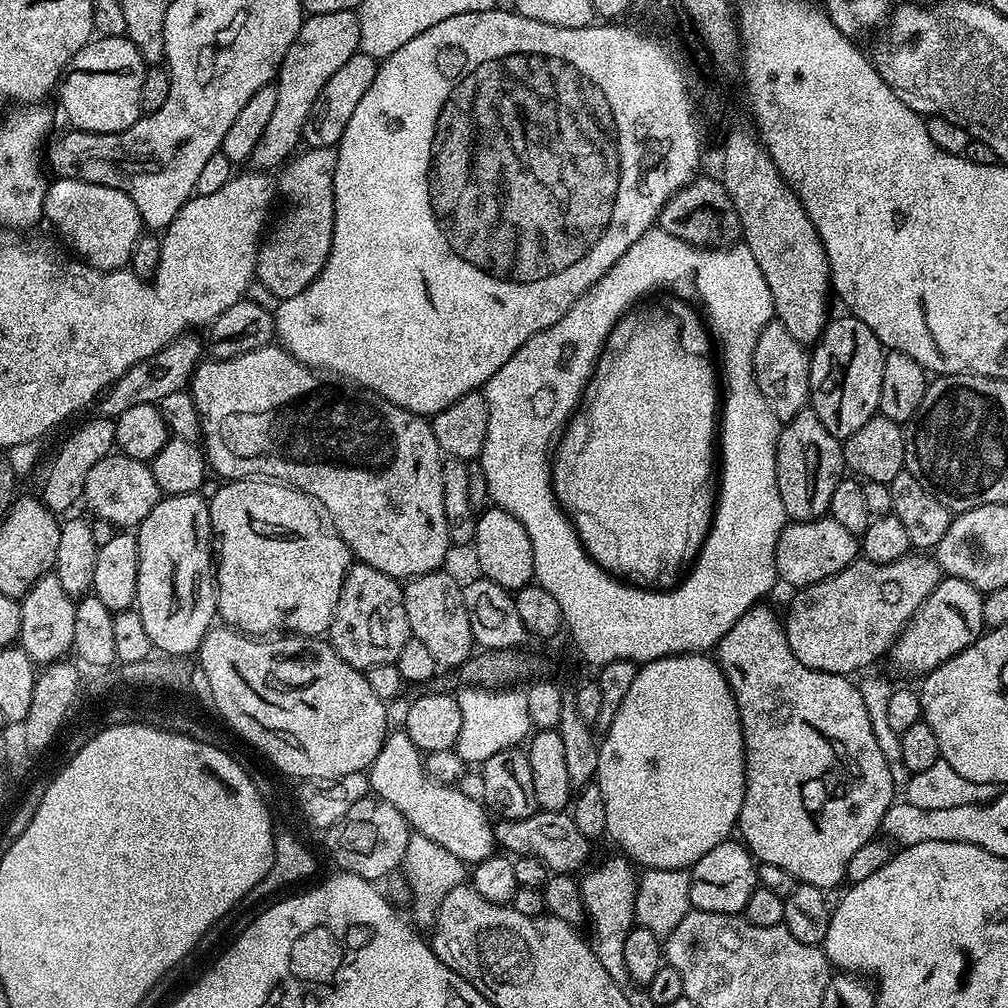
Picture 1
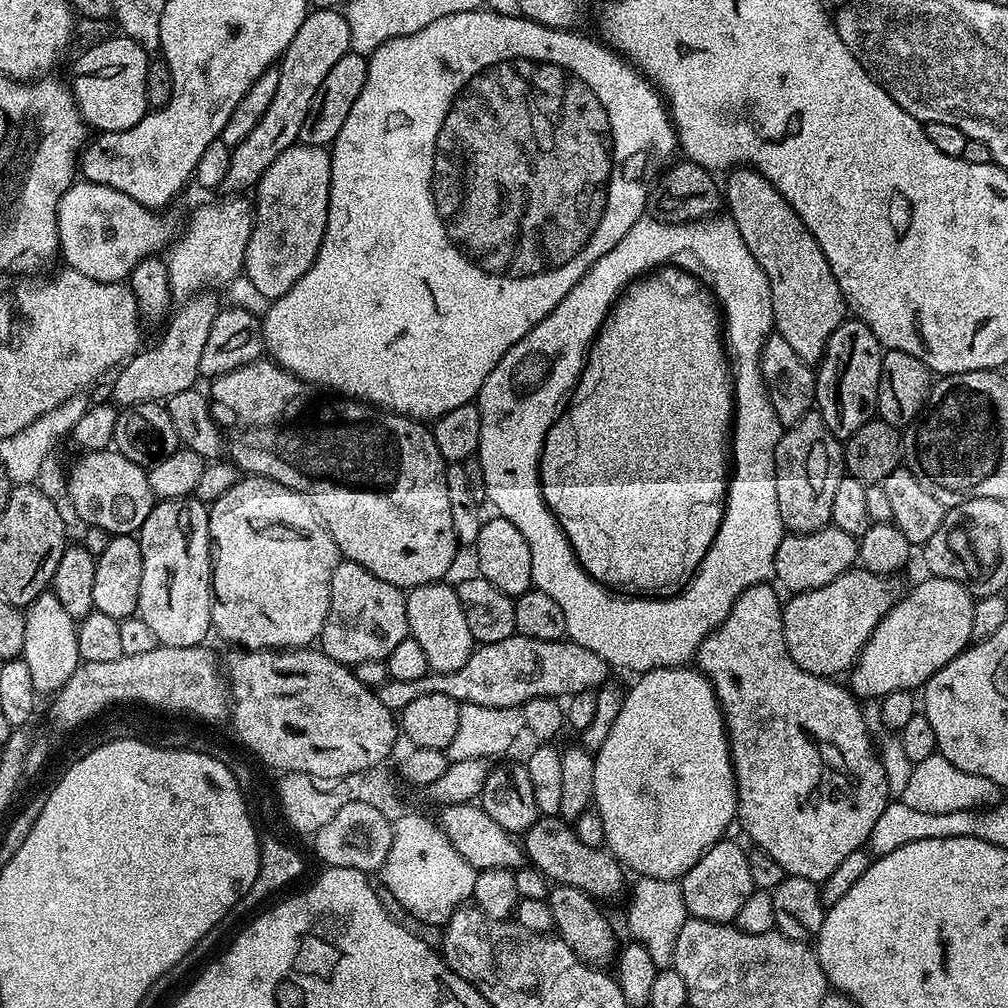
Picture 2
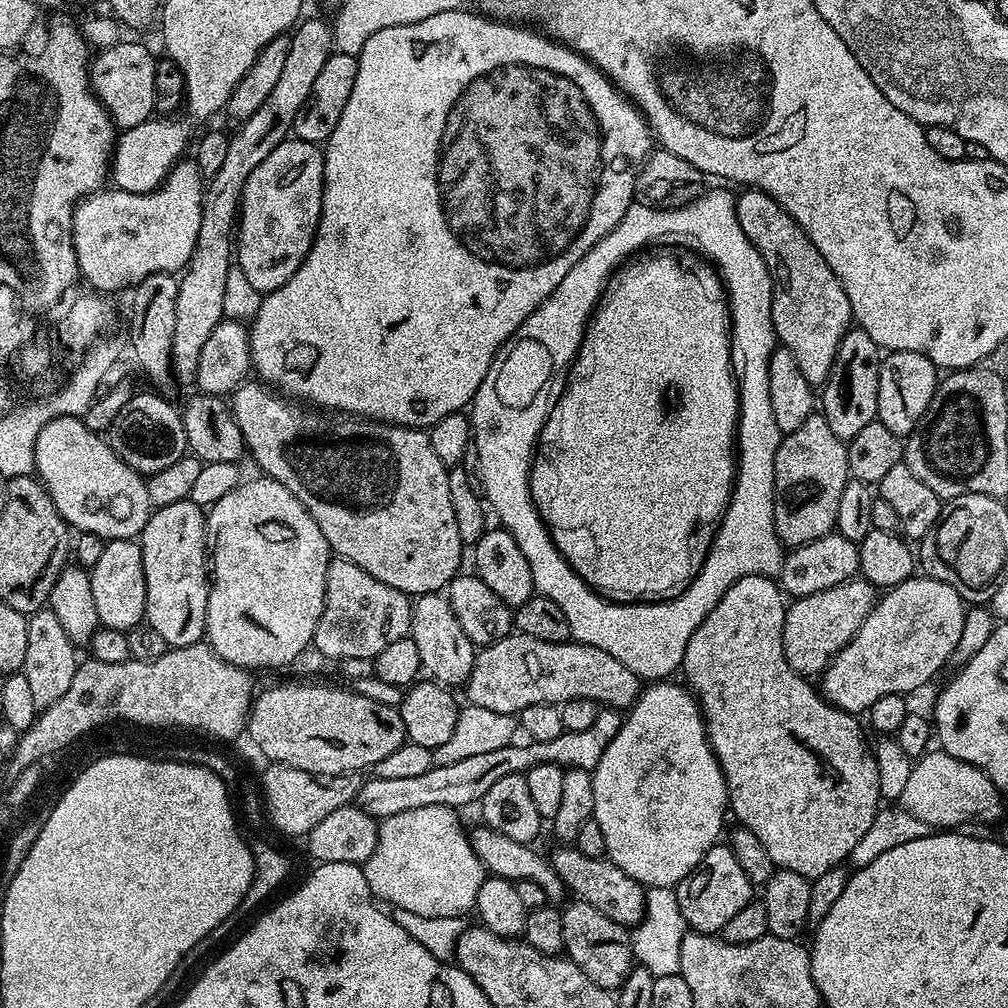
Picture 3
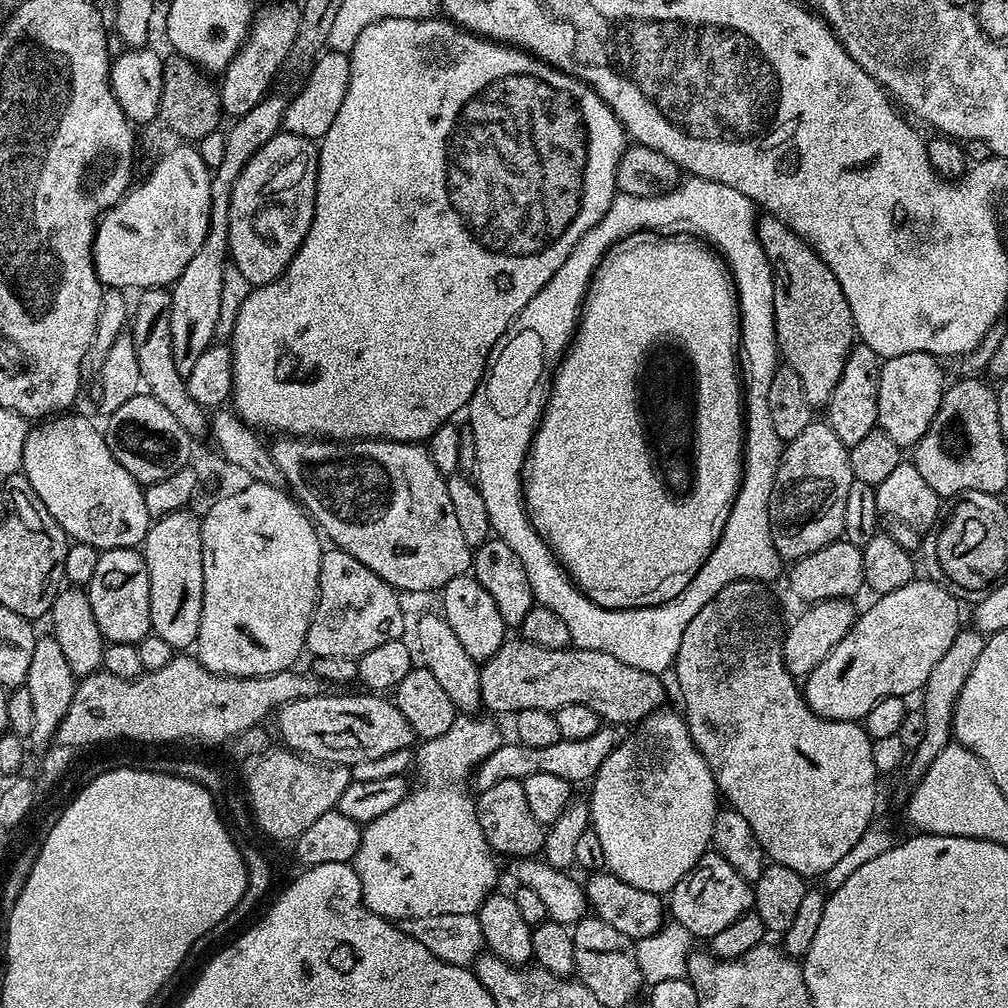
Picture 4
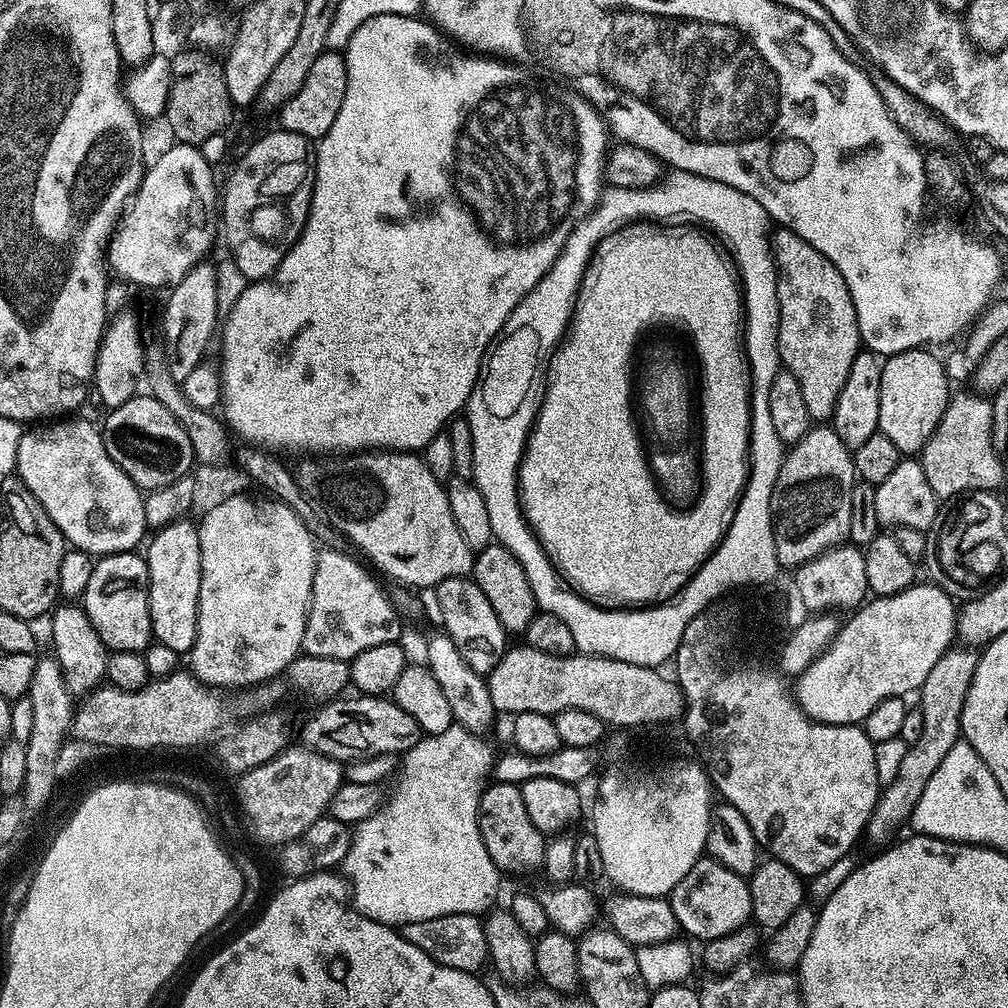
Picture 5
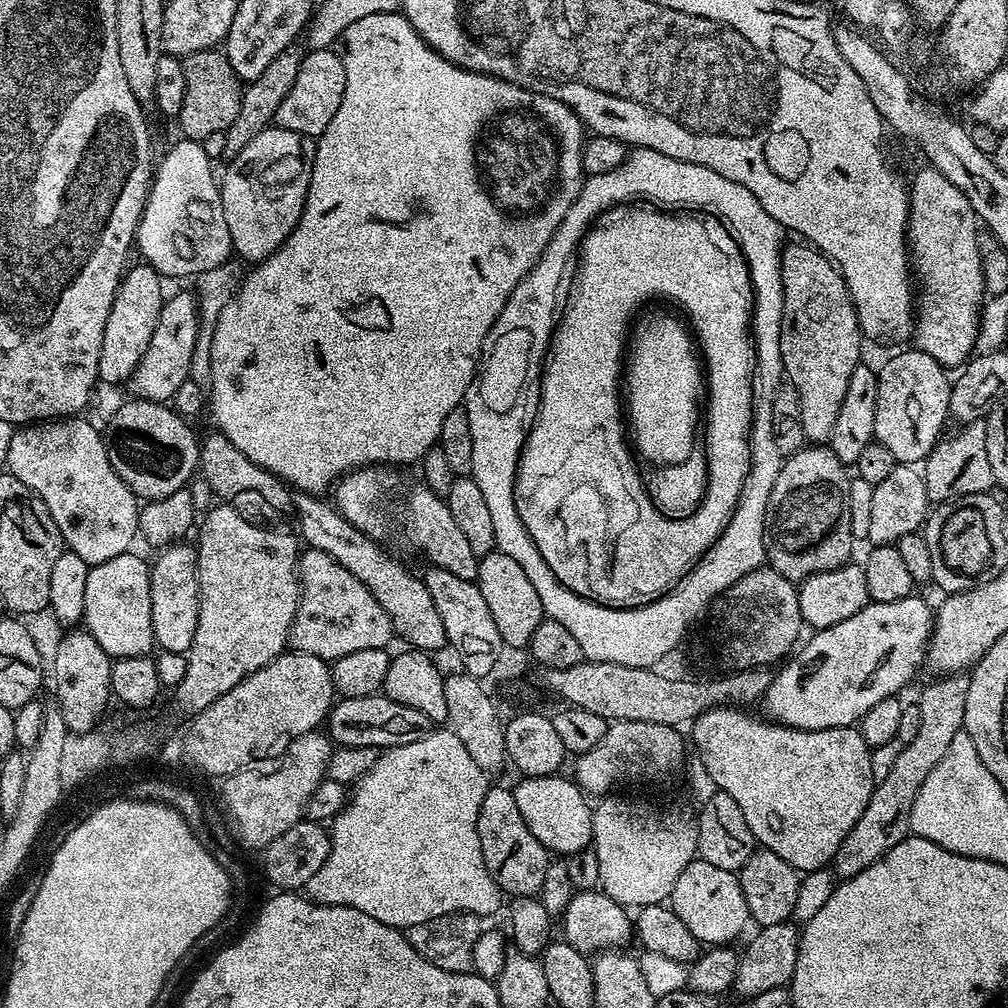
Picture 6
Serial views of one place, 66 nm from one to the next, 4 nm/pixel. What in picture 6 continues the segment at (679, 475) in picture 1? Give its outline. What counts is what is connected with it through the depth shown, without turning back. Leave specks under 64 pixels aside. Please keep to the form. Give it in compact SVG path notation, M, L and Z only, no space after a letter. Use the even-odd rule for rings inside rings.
M625 202L615 205L597 216L592 227L584 234L584 239L578 245L578 255L574 260L574 271L570 276L570 283L566 288L566 299L562 304L556 326L552 330L552 341L548 343L548 355L544 357L544 367L540 373L540 404L536 408L536 420L528 430L528 437L524 439L524 449L520 452L520 461L516 467L516 505L518 506L518 518L528 531L528 537L550 570L563 585L574 590L575 593L587 600L606 604L617 608L640 608L644 604L652 604L658 598L662 598L671 592L680 583L688 571L695 566L697 560L708 551L708 547L722 534L722 530L730 522L734 510L738 506L738 498L742 494L742 486L746 482L746 474L750 470L750 433L752 431L752 371L756 365L756 350L754 341L750 335L752 323L752 279L748 273L748 264L744 260L742 250L738 242L728 231L728 225L723 220L708 214L677 214L672 210L661 210L656 206L645 206L640 202ZM655 292L667 292L668 295L678 296L691 308L692 315L699 325L700 335L708 350L708 356L712 366L712 411L711 411L711 448L716 448L716 454L708 454L708 482L704 489L704 498L699 508L685 520L671 520L666 518L652 504L645 490L628 490L632 488L630 480L624 480L622 464L620 464L620 448L600 448L600 436L592 436L592 440L580 440L580 448L568 440L568 432L572 432L572 426L582 426L582 414L602 414L602 390L606 394L608 404L608 386L616 384L616 352L620 352L619 334L623 332L624 322L628 312L636 307L636 304Z

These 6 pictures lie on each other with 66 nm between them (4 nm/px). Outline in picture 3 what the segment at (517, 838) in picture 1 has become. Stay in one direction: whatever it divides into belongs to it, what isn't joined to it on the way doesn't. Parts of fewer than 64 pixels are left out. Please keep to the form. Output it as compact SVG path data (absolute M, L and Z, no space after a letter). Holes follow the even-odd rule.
M560 846L556 853L551 853L550 859L558 878L562 878L565 889L572 888L575 899L582 902L590 902L590 906L598 906L610 922L618 922L624 929L631 930L637 924L643 924L646 915L644 907L645 885L637 884L626 870L619 868L612 860L599 856L598 858L586 858L575 846Z

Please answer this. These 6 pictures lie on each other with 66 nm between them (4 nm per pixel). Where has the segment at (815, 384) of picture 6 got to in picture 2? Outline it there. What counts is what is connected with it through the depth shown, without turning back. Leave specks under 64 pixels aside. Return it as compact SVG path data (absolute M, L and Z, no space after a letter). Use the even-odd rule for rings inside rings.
M741 166L727 173L728 185L722 188L727 215L732 217L746 250L754 254L754 262L762 266L770 282L772 322L775 331L798 353L802 362L815 365L824 356L826 342L846 319L844 295L822 254L822 246L806 230L806 222L778 194L778 190L760 172Z

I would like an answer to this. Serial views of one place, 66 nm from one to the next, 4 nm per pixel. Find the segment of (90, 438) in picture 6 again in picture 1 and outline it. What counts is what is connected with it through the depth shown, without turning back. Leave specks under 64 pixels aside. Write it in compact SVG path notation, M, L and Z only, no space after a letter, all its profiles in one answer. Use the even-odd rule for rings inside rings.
M113 454L102 458L86 474L83 503L88 503L88 508L93 517L115 524L117 529L132 530L143 522L146 514L154 510L154 506L162 499L158 482L154 480L151 467L143 460L135 460L123 454Z

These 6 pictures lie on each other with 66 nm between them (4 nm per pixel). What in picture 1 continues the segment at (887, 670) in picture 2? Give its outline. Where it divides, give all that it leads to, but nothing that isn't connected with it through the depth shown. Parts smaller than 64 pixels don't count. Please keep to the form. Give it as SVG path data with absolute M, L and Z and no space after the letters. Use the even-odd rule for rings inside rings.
M944 576L930 594L930 598L922 602L920 609L901 630L894 645L897 666L904 672L927 674L942 662L957 656L966 646L973 644L986 631L982 618L983 601L984 593L970 586L970 582L962 582L962 578Z

